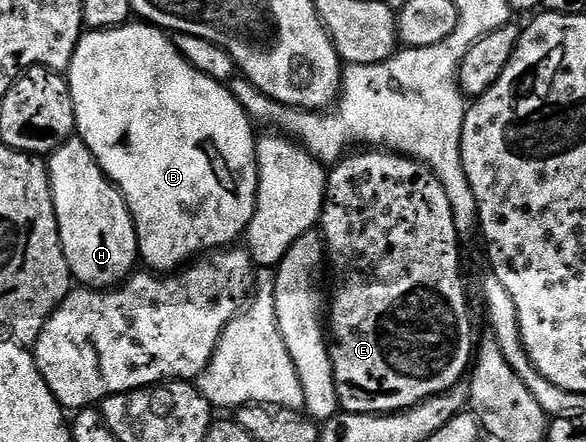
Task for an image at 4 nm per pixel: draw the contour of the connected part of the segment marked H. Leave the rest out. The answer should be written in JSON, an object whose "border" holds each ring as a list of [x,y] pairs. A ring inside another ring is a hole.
{"border":[[[79,137],[67,139],[47,156],[46,166],[62,249],[66,253],[73,280],[93,289],[111,289],[123,283],[137,266],[135,263],[138,263],[140,246],[136,240],[132,214],[128,212],[120,190],[112,185]]]}

